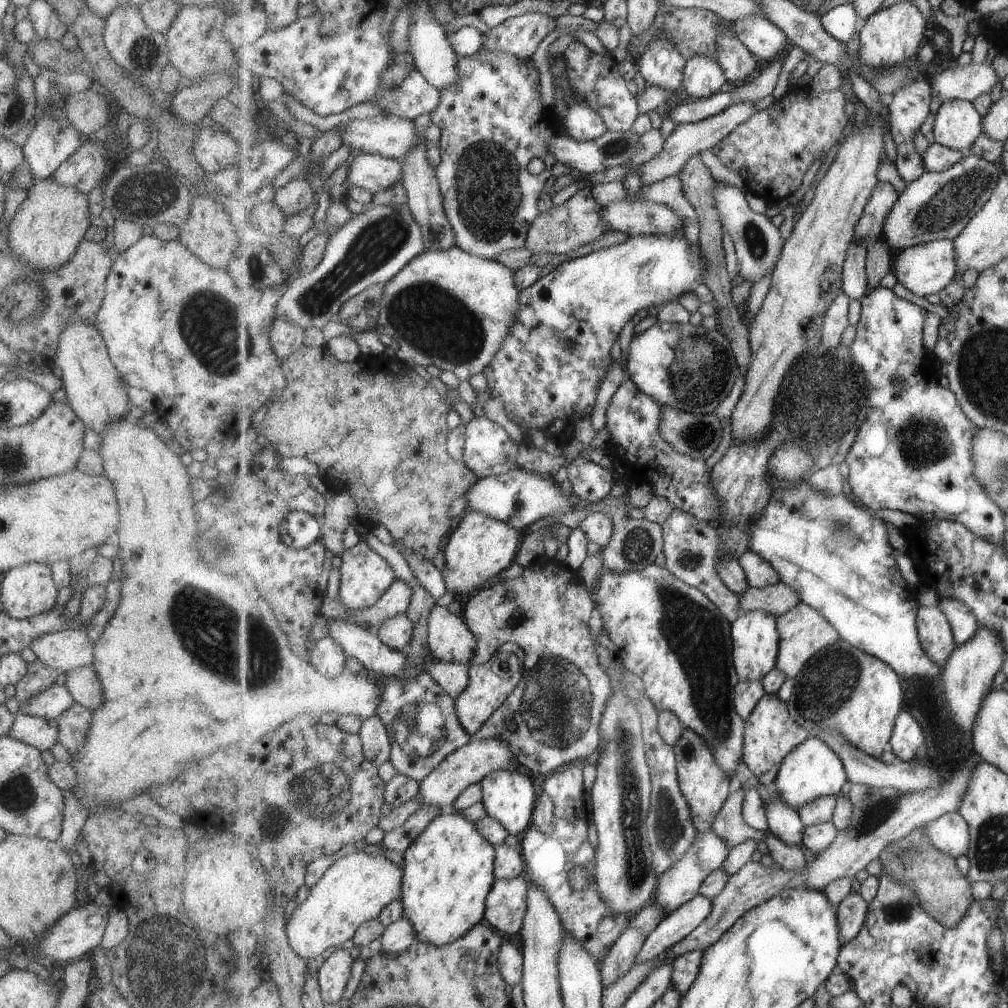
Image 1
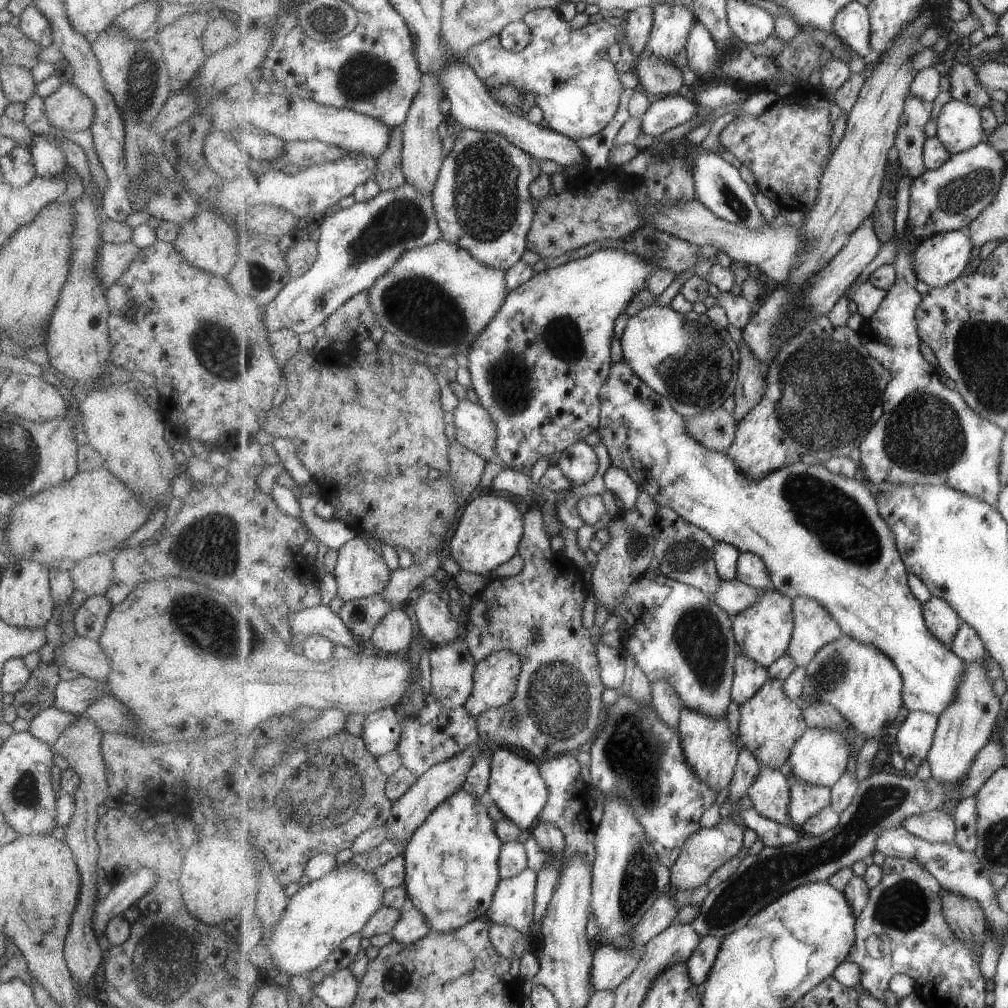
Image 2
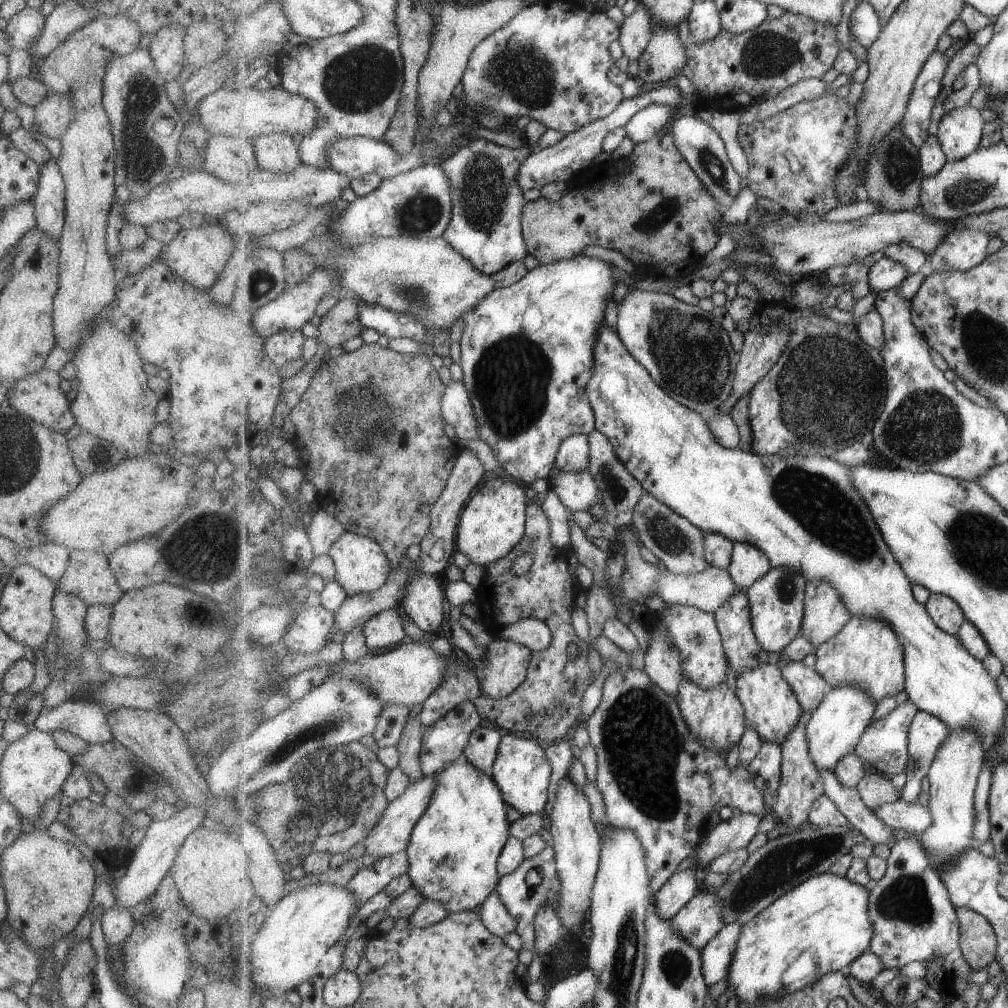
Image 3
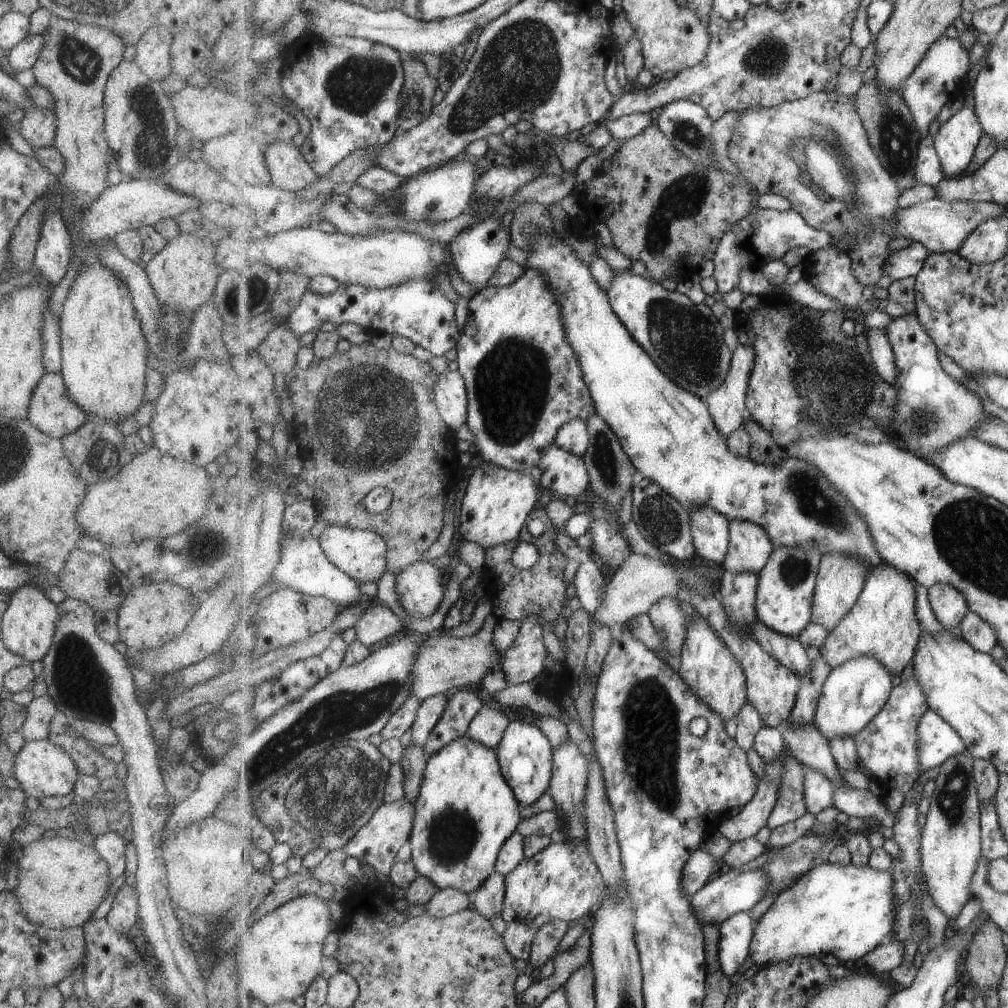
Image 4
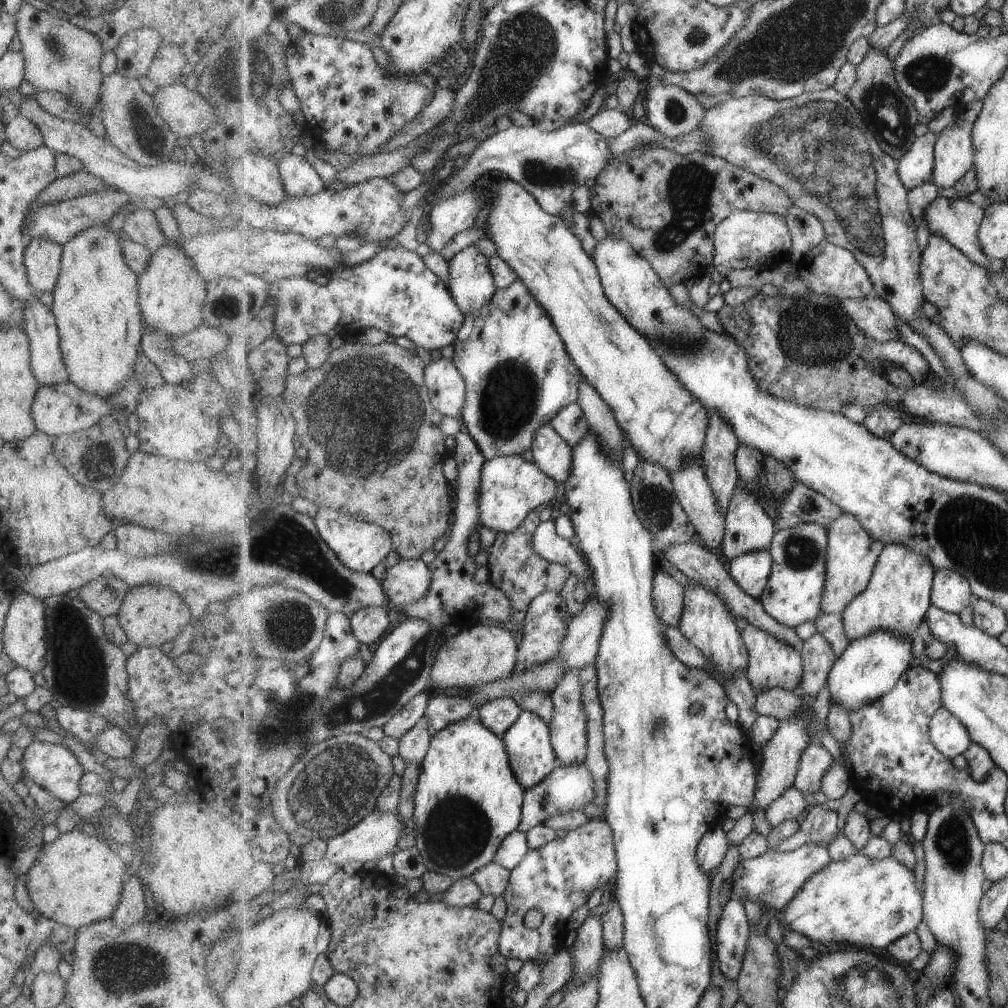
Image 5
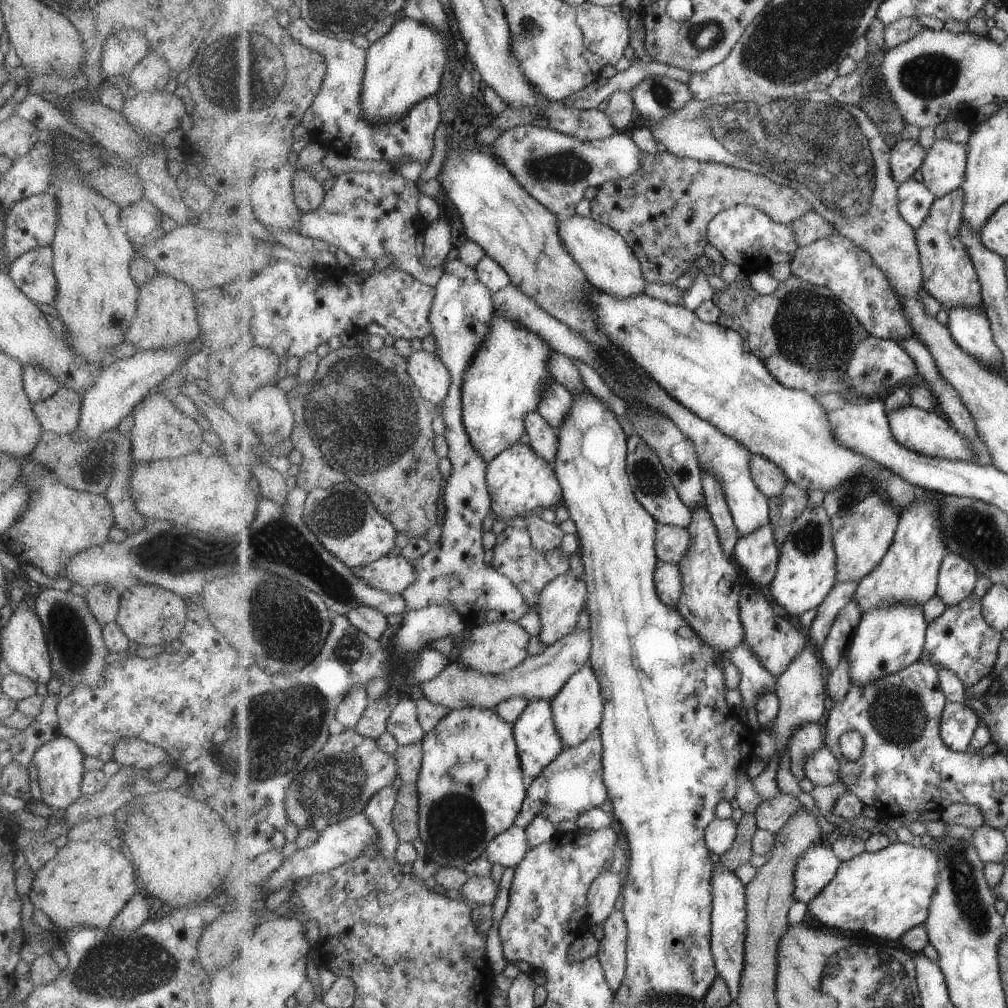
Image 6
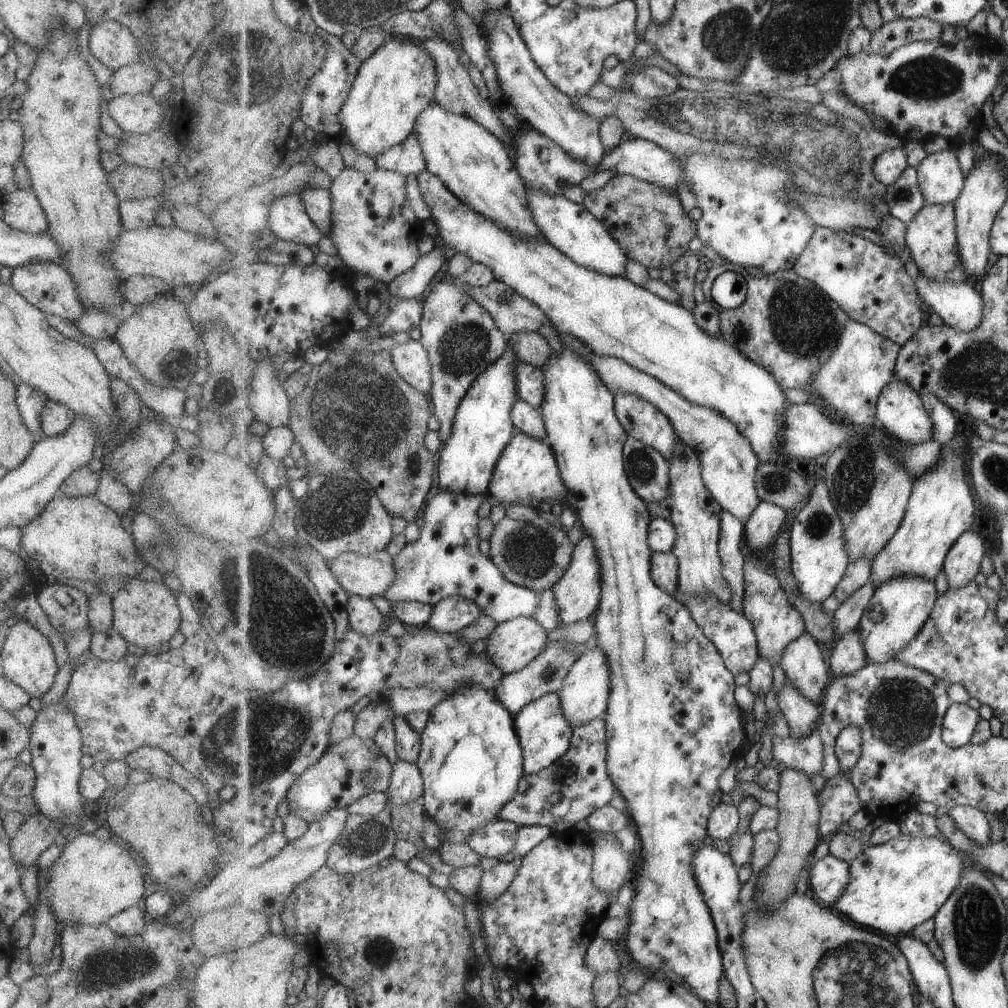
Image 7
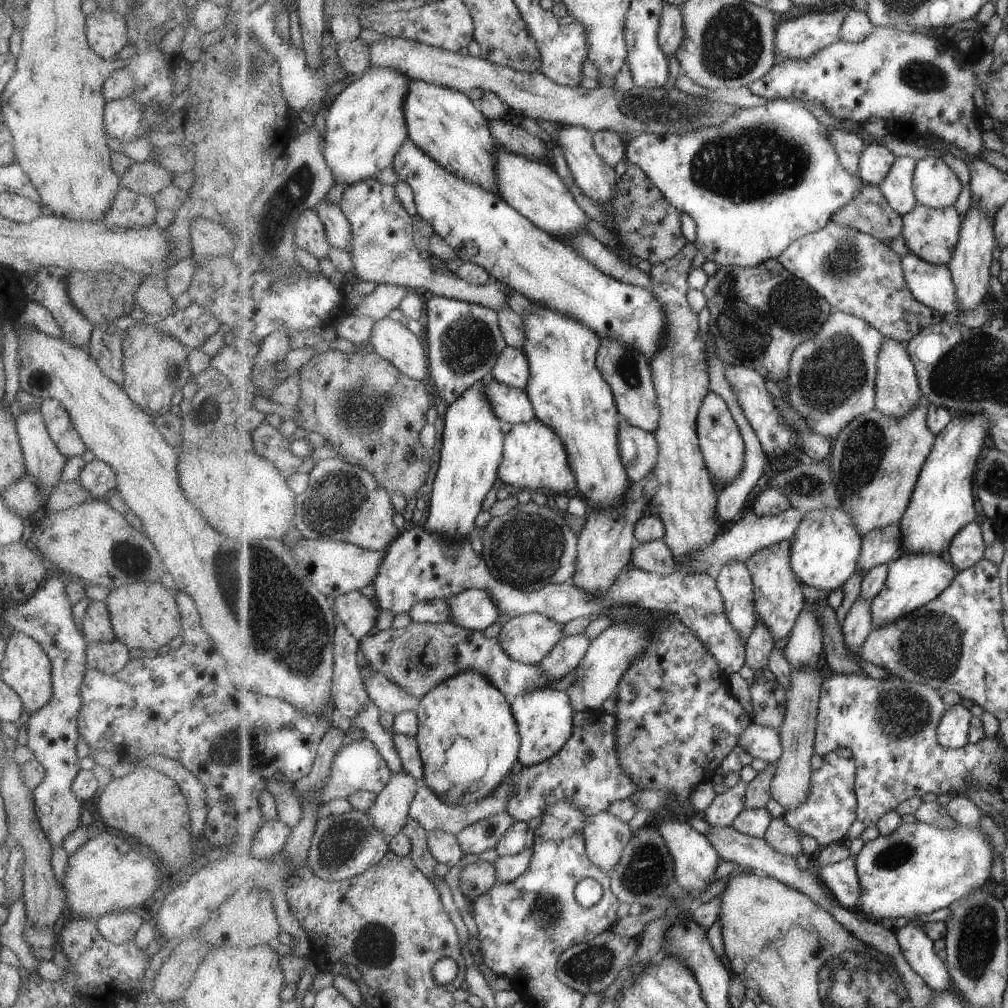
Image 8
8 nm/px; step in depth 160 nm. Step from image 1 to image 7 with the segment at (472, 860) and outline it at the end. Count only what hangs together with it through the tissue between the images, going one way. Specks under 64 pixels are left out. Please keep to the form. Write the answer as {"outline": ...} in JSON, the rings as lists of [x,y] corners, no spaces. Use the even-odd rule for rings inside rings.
{"outline":[[[465,684],[454,694],[438,704],[431,712],[429,724],[421,733],[422,751],[416,762],[424,778],[424,808],[441,827],[441,840],[449,843],[468,843],[470,836],[479,827],[488,825],[500,817],[503,807],[518,794],[524,772],[524,750],[519,740],[516,716],[497,698],[496,691],[483,686]],[[459,746],[463,768],[443,770],[449,754]]]}

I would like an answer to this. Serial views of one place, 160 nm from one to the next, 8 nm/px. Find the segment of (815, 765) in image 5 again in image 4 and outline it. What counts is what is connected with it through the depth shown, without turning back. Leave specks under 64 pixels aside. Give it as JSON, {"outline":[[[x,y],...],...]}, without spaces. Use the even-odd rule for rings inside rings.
{"outline":[[[806,766],[804,787],[808,812],[819,814],[825,808],[834,806],[835,784],[829,780],[828,776],[825,776],[825,773],[815,767]]]}

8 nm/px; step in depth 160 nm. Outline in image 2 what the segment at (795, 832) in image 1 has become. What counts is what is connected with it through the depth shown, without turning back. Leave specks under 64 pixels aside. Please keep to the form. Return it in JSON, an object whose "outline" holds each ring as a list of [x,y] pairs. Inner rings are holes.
{"outline":[[[763,765],[747,795],[765,818],[782,825],[793,825],[790,815],[791,787],[791,780],[781,769]]]}

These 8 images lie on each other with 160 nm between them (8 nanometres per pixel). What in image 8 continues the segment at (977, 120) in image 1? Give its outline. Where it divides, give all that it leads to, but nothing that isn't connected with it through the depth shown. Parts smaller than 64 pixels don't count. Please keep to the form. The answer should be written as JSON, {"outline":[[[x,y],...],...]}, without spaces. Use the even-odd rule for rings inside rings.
{"outline":[[[931,156],[918,161],[914,190],[919,205],[939,209],[957,202],[963,192],[963,184],[940,157]]]}

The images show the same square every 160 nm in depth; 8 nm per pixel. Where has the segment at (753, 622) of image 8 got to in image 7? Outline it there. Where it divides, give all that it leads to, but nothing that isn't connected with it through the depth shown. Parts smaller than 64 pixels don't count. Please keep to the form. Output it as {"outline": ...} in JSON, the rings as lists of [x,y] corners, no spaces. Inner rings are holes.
{"outline":[[[723,509],[721,515],[720,555],[726,579],[734,590],[731,599],[733,610],[743,612],[746,589],[746,559],[741,554],[741,542],[746,538],[746,523],[737,515]]]}

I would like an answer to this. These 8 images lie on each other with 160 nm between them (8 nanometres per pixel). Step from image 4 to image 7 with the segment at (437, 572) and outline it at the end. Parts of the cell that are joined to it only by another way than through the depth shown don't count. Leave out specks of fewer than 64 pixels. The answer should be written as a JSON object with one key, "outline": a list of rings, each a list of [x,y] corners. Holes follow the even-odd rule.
{"outline":[[[386,549],[369,556],[344,553],[329,566],[348,593],[368,599],[383,597],[396,579],[394,556]]]}

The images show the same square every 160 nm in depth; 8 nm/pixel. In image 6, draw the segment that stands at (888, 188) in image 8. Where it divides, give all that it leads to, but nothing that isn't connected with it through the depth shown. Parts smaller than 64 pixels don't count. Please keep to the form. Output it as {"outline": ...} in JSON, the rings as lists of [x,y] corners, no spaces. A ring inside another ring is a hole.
{"outline":[[[914,179],[901,184],[898,190],[903,218],[915,229],[923,226],[938,196],[924,183]]]}

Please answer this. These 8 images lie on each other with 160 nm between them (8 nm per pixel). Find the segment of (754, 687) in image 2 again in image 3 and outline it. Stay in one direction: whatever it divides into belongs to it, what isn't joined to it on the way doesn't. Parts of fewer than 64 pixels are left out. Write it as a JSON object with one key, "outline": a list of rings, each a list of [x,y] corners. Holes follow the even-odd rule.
{"outline":[[[739,590],[731,600],[727,601],[717,612],[716,618],[719,630],[724,640],[724,647],[731,667],[735,672],[735,677],[756,669],[759,665],[769,663],[774,660],[774,655],[766,651],[753,630],[751,620],[751,605],[749,604],[747,590]]]}

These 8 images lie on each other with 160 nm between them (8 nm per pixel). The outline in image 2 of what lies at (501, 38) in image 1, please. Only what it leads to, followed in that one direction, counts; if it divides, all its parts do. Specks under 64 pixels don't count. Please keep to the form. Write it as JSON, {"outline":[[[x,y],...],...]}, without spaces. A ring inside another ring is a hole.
{"outline":[[[552,8],[532,10],[523,17],[523,22],[530,28],[531,40],[522,51],[516,53],[505,50],[501,46],[499,35],[493,35],[482,43],[472,46],[466,52],[467,62],[473,67],[479,78],[488,88],[513,83],[524,93],[535,92],[535,104],[541,108],[548,126],[569,138],[579,140],[579,138],[587,138],[587,136],[593,136],[593,134],[605,130],[611,124],[611,120],[615,118],[615,112],[621,102],[621,94],[625,89],[621,84],[621,78],[619,78],[620,75],[615,64],[608,60],[605,52],[609,46],[623,40],[625,30],[622,31],[619,26],[611,26],[603,21],[571,30],[569,21],[563,19]]]}

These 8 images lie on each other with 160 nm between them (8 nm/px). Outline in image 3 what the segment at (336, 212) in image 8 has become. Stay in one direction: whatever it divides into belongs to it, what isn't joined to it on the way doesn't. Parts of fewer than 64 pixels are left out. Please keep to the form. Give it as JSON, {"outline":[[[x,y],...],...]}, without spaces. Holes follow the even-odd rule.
{"outline":[[[271,133],[253,138],[254,151],[258,163],[264,169],[280,173],[290,173],[302,165],[301,148],[293,135]]]}

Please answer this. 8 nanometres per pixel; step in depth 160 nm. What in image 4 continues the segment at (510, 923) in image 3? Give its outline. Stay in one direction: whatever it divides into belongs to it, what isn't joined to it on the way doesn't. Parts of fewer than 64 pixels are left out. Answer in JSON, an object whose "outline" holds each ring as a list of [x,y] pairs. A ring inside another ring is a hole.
{"outline":[[[494,872],[477,891],[472,892],[473,907],[488,919],[502,916],[506,901],[506,876]]]}

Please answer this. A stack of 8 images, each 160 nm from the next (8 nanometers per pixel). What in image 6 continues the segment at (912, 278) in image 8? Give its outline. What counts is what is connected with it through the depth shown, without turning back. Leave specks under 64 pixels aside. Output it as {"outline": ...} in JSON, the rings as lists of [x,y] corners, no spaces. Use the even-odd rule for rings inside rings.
{"outline":[[[958,305],[947,312],[953,338],[981,364],[1006,370],[1006,358],[995,342],[992,324],[983,306],[967,308]]]}

